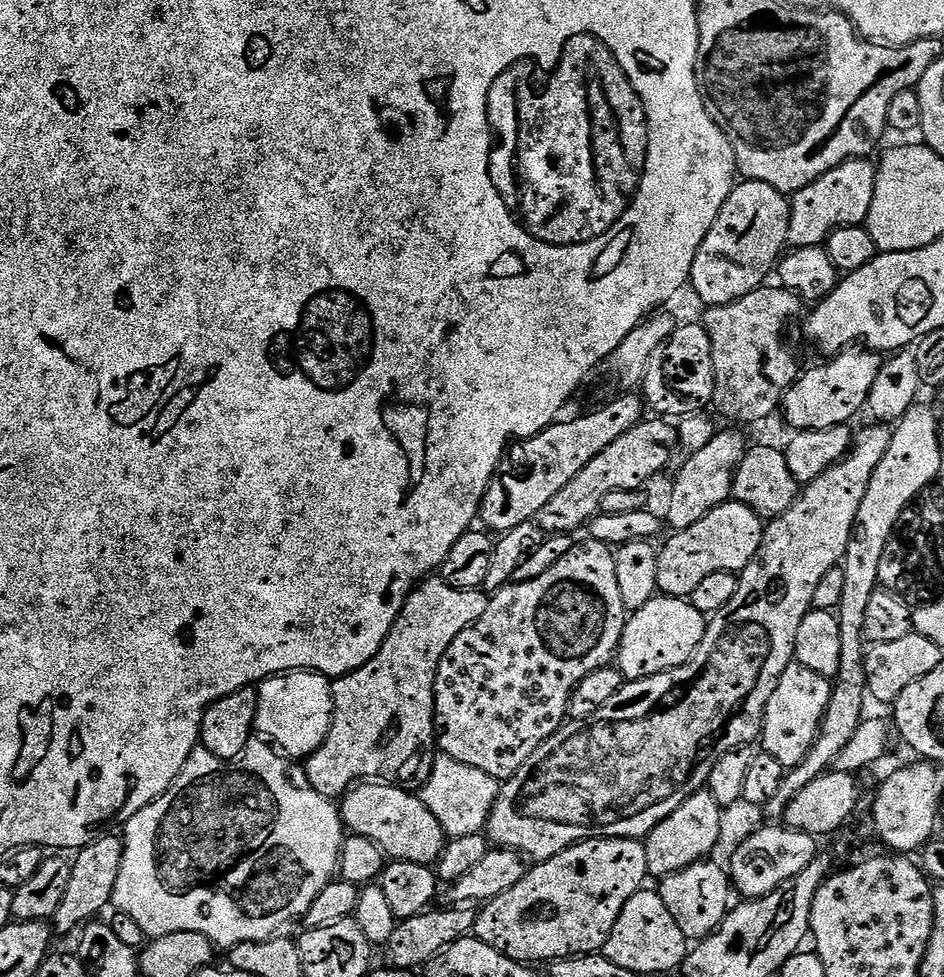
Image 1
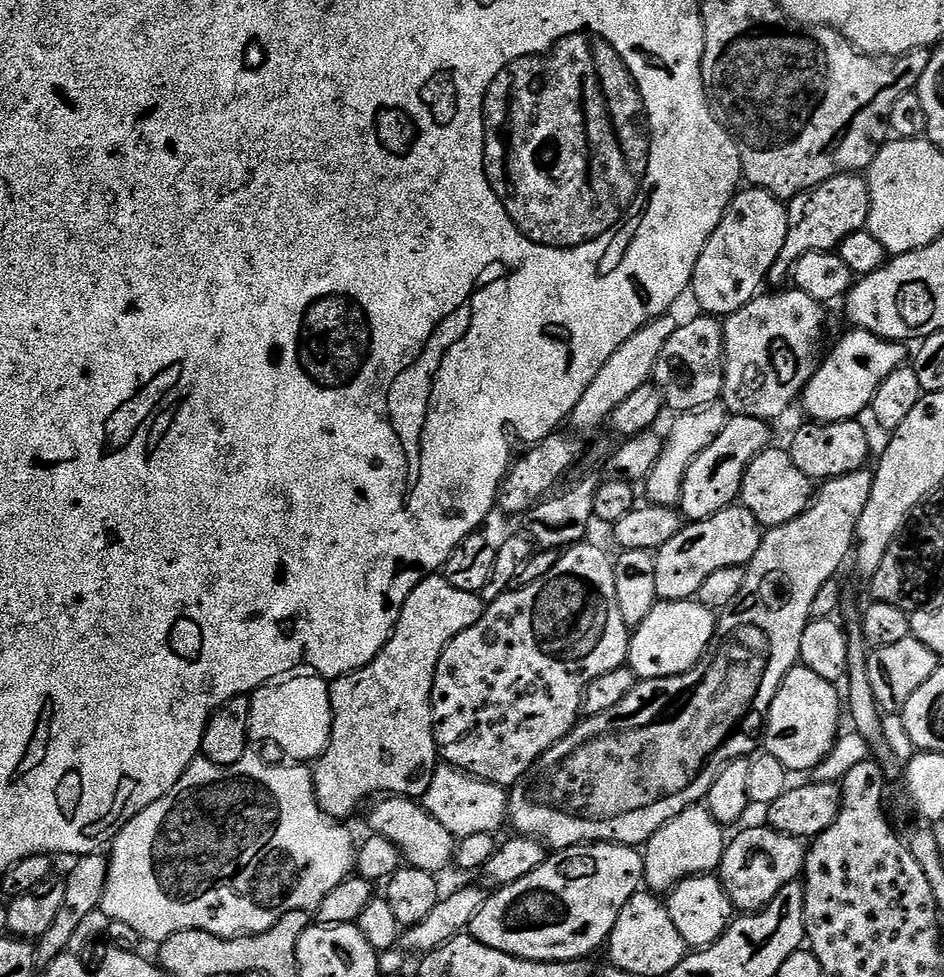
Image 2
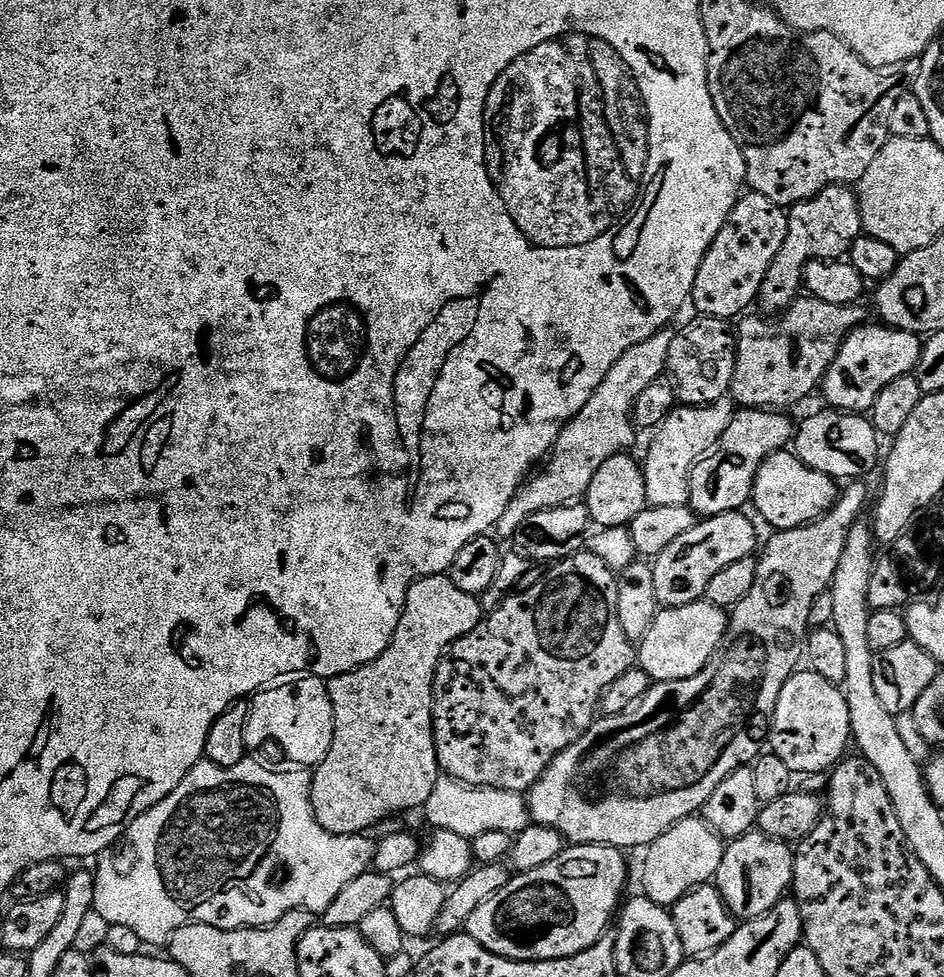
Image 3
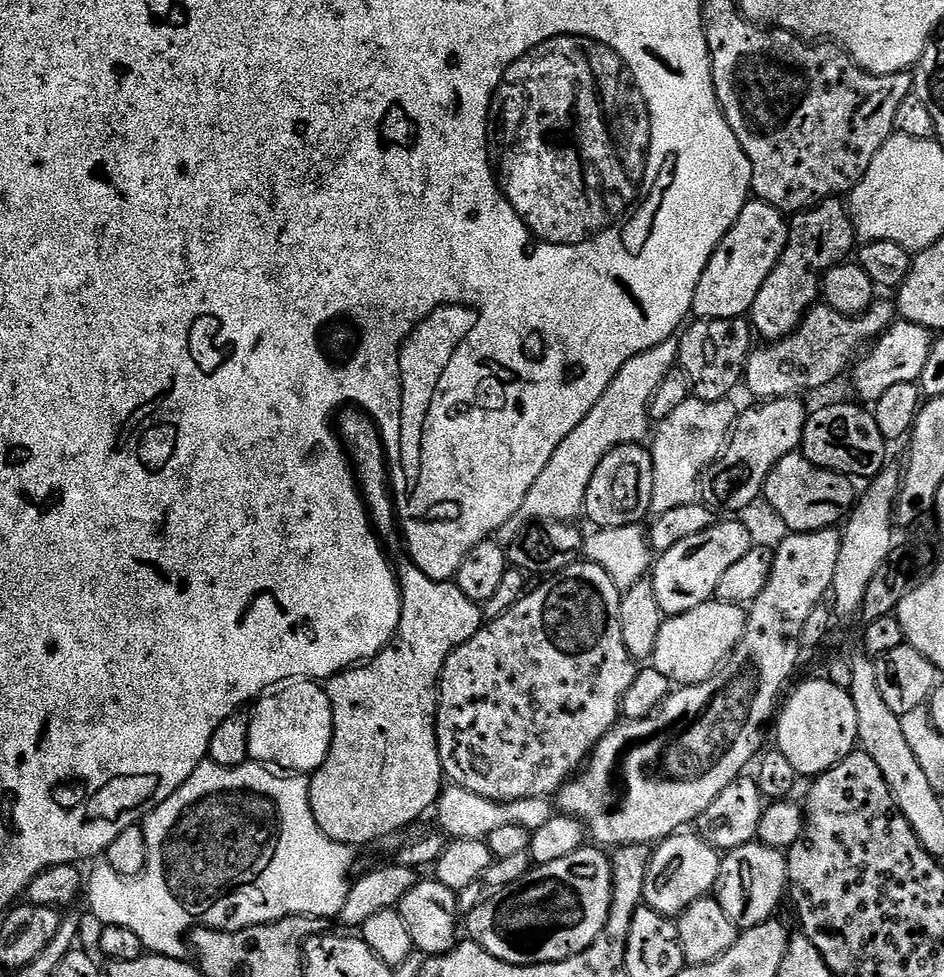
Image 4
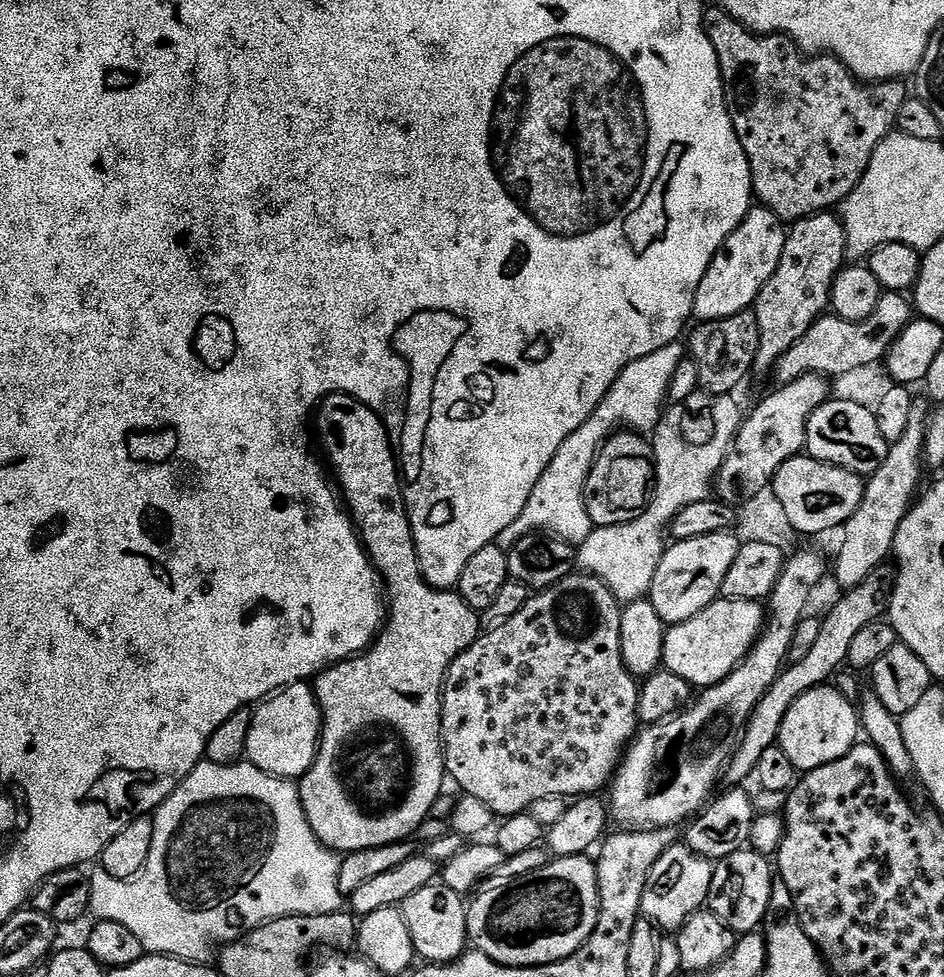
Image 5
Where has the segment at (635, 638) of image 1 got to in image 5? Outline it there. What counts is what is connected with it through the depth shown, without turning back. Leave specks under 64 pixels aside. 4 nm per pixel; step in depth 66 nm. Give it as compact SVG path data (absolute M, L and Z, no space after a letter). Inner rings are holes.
M717 598L702 614L694 614L681 624L671 625L664 633L664 663L663 671L670 674L678 674L693 689L703 690L713 688L716 684L721 684L729 674L731 674L740 663L748 656L748 651L756 645L760 639L766 623L766 608L763 603L754 600L725 600Z

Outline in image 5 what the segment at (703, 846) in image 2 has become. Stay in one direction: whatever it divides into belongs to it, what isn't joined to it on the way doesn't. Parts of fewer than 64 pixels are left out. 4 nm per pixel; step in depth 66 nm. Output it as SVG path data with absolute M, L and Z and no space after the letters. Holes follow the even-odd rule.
M677 842L662 854L650 870L650 878L646 882L646 890L642 894L640 911L643 919L651 920L665 933L675 934L694 913L701 911L707 905L712 881L713 861L696 852L690 851L687 843Z

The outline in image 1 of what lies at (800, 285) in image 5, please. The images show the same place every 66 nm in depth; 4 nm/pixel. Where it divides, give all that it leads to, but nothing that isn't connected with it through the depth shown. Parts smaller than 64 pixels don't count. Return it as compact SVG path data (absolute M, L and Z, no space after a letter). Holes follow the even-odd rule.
M871 159L847 160L842 166L822 174L822 178L810 182L810 186L795 192L790 200L788 244L792 248L819 248L836 229L863 225L874 202L877 171L877 165Z

